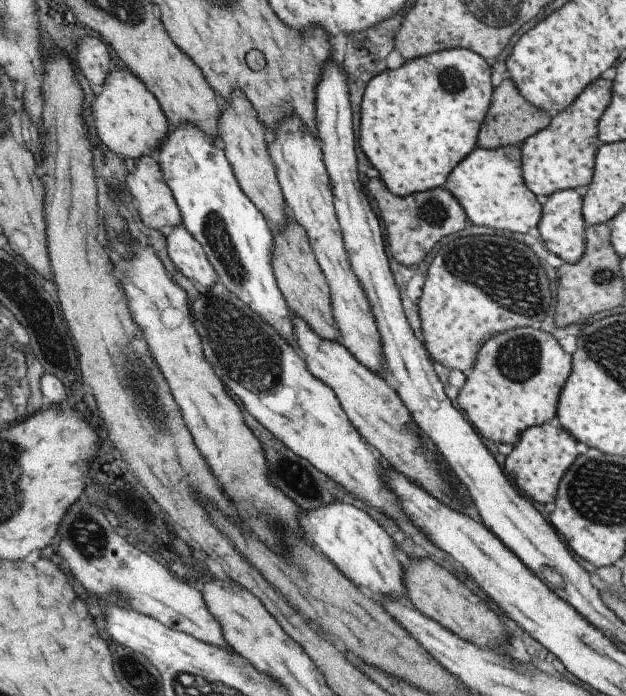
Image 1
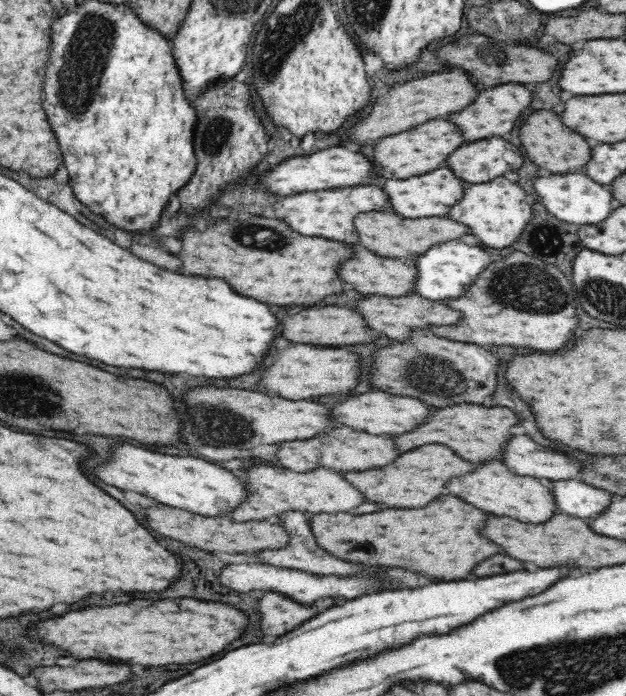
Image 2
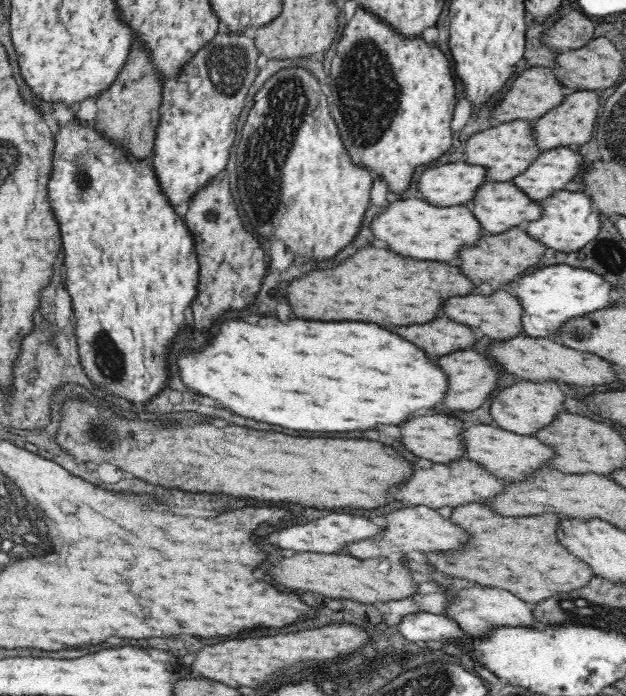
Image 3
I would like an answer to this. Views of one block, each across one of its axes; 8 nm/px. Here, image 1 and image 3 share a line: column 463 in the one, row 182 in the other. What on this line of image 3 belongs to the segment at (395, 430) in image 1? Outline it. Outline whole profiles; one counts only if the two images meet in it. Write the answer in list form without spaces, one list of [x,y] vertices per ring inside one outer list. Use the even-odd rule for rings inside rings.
[[[488,182],[474,200],[474,214],[492,234],[542,218],[542,206],[508,182]]]

